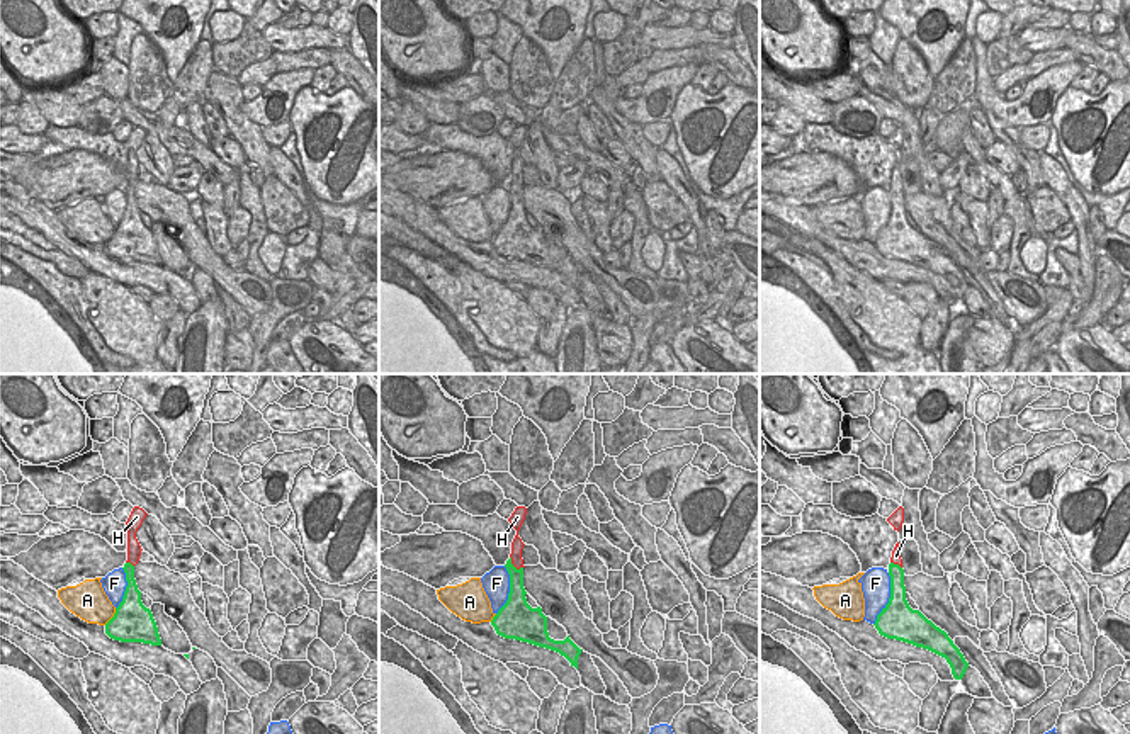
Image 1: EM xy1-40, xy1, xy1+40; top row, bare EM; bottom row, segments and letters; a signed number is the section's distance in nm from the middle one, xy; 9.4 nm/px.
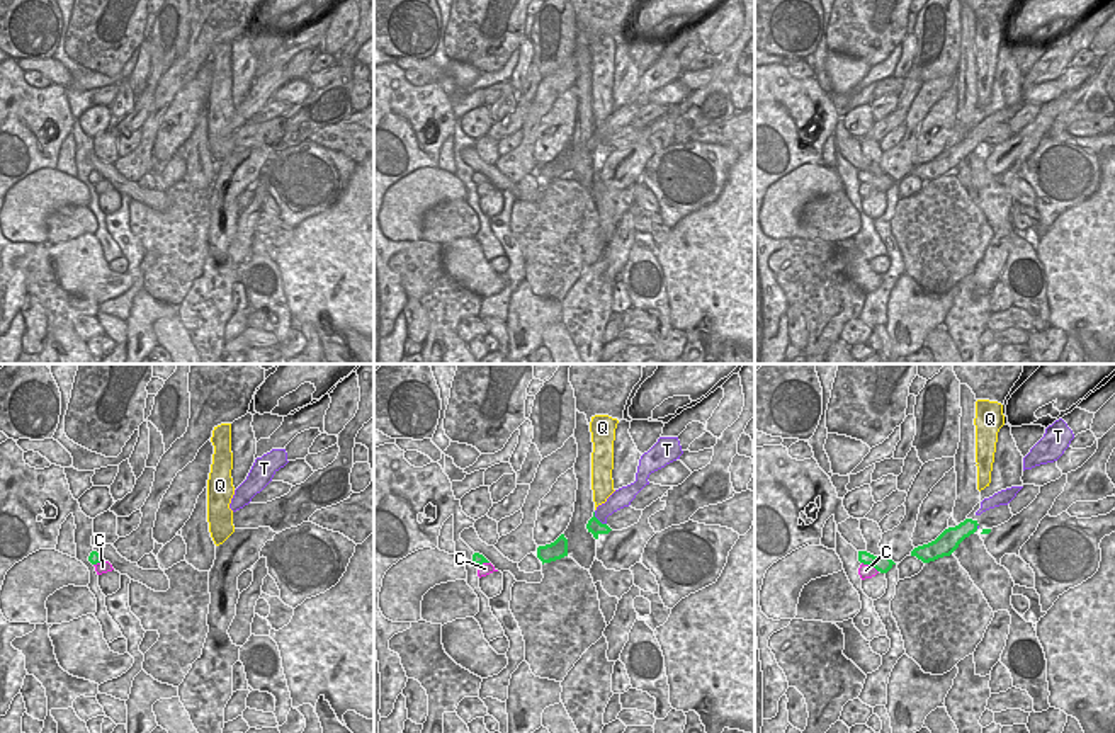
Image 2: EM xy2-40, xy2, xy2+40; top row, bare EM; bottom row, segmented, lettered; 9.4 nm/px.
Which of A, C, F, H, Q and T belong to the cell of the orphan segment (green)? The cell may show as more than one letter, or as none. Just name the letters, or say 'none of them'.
T

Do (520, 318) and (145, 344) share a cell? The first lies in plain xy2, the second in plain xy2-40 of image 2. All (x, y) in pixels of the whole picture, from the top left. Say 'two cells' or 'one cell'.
one cell

